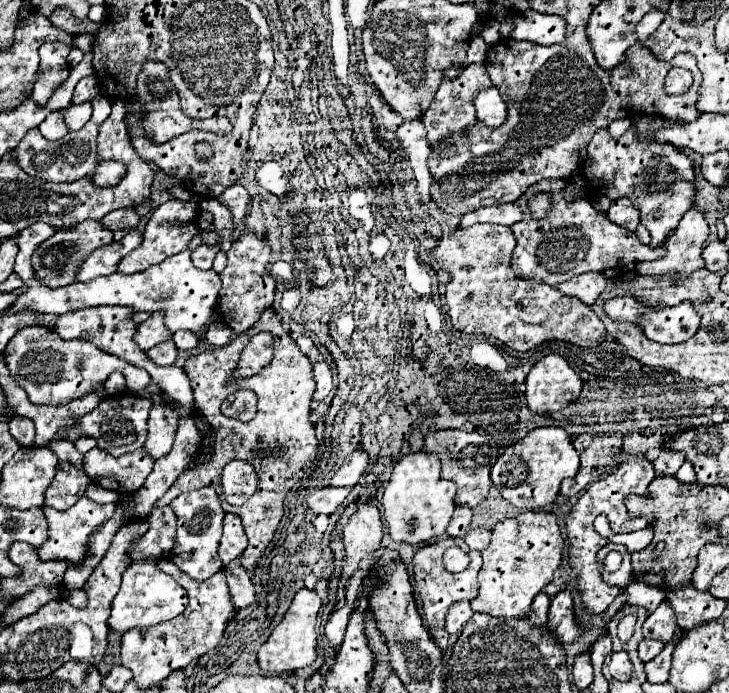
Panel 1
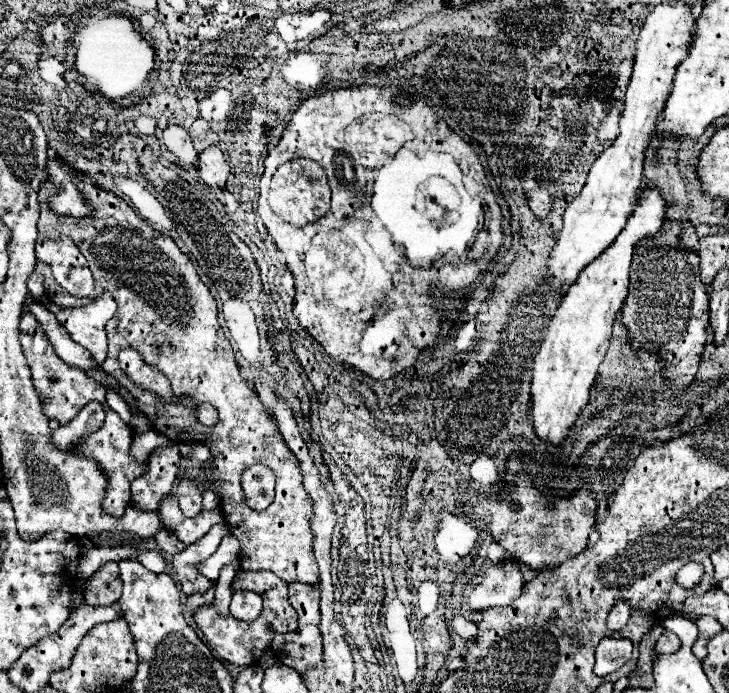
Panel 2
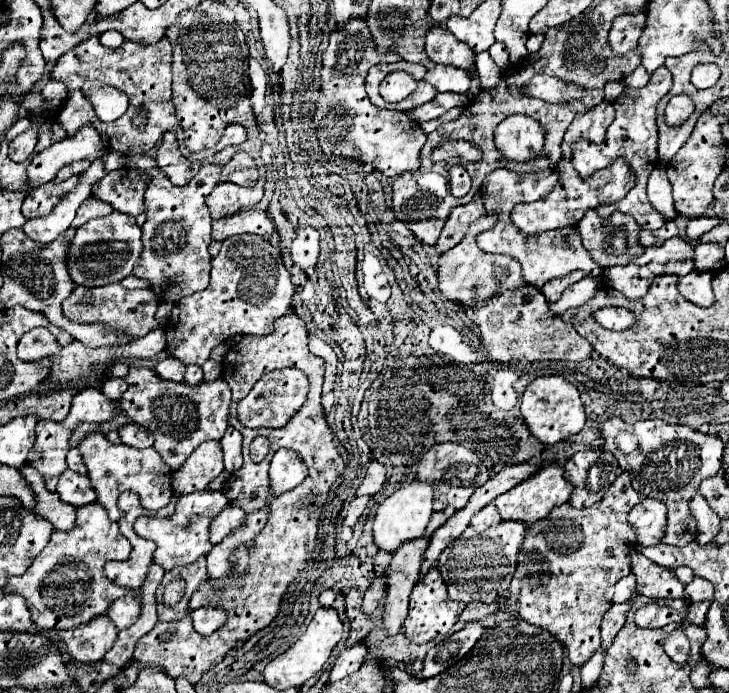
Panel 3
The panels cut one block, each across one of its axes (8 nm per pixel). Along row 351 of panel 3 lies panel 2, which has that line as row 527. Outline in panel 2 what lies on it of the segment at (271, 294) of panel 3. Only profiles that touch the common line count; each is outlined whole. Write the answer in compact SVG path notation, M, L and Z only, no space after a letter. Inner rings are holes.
M166 494L162 500L160 500L160 506L158 506L160 514L162 514L162 520L164 520L164 526L170 534L174 534L180 542L184 542L186 546L190 546L192 542L204 538L204 534L208 534L208 530L214 526L214 524L220 524L224 520L220 508L214 508L214 510L202 510L196 518L188 518L184 516L184 512L180 510L178 506L178 498L174 494Z

